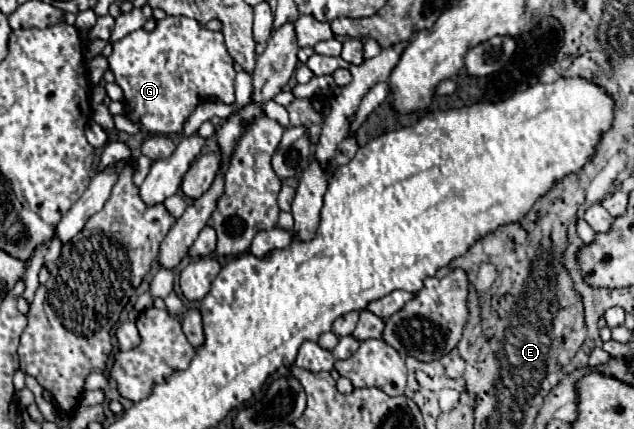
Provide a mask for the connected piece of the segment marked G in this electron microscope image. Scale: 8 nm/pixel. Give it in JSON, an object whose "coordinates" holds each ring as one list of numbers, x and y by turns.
{"coordinates":[[166,17,156,23,154,31,132,31,124,39,112,45,112,55,108,57,110,71,116,77,116,83,124,91,126,115,130,119,142,121,142,133,148,135,174,135,182,131,186,117,196,109,202,99,218,99,226,105,234,105,234,61,230,59,224,37,220,31,208,31,194,19]]}

